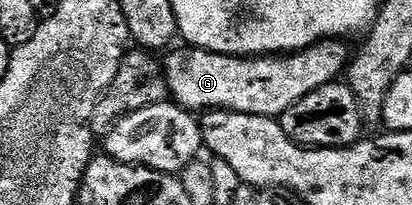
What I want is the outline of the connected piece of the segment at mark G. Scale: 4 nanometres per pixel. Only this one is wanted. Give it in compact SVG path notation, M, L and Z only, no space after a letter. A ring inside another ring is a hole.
M322 42L303 52L292 54L275 54L262 58L242 58L239 56L224 56L221 53L208 52L206 48L181 46L178 52L170 51L169 57L163 60L165 85L169 88L169 96L180 107L201 114L206 110L222 112L238 112L252 116L271 116L280 118L293 104L304 96L311 94L324 84L336 81L346 71L347 56L341 42Z

